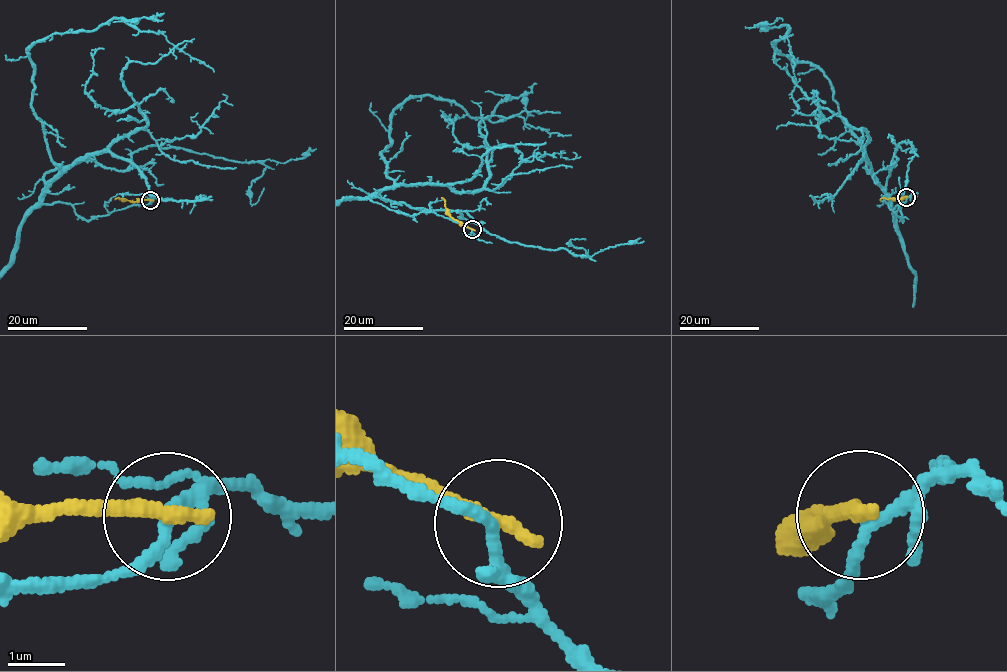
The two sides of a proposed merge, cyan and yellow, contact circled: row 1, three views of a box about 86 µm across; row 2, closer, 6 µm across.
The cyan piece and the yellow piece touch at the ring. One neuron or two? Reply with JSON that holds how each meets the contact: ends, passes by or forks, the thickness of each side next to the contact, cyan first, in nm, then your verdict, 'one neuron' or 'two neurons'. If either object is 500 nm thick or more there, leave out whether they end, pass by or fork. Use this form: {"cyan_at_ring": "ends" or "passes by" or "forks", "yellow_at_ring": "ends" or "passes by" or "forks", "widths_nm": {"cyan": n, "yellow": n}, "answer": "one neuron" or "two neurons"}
{"cyan_at_ring": "passes by", "yellow_at_ring": "ends", "widths_nm": {"cyan": 220, "yellow": 300}, "answer": "two neurons"}

